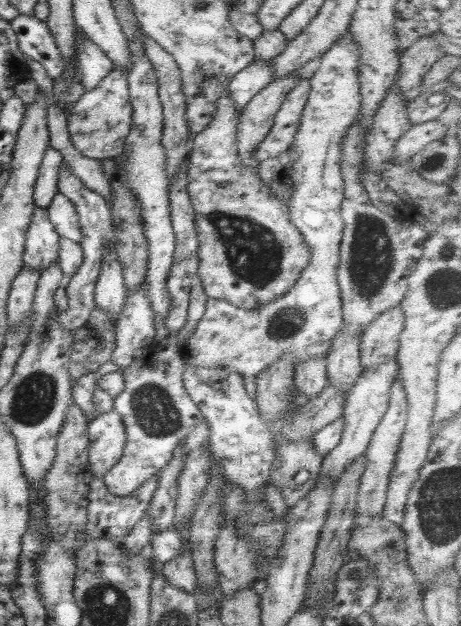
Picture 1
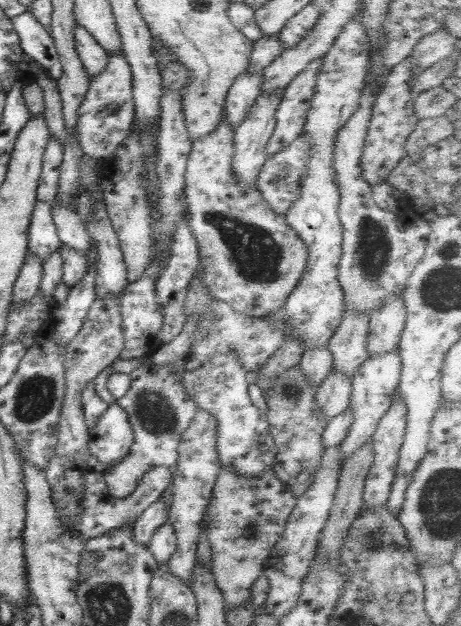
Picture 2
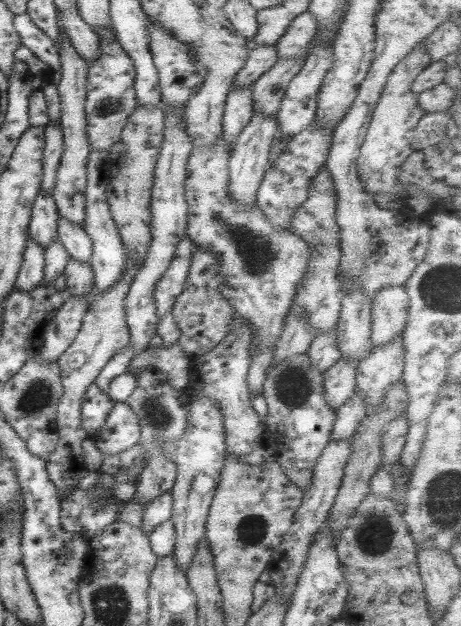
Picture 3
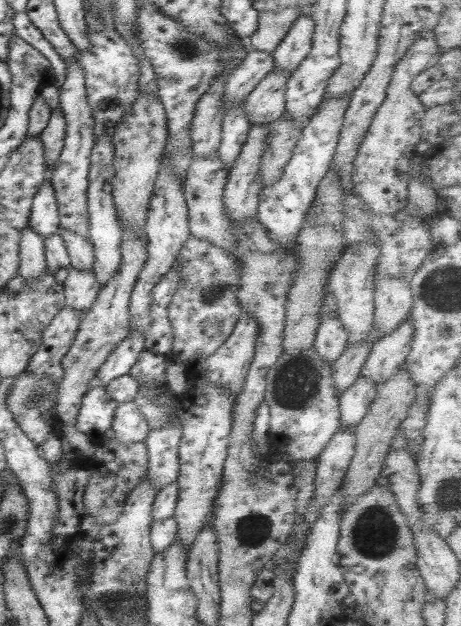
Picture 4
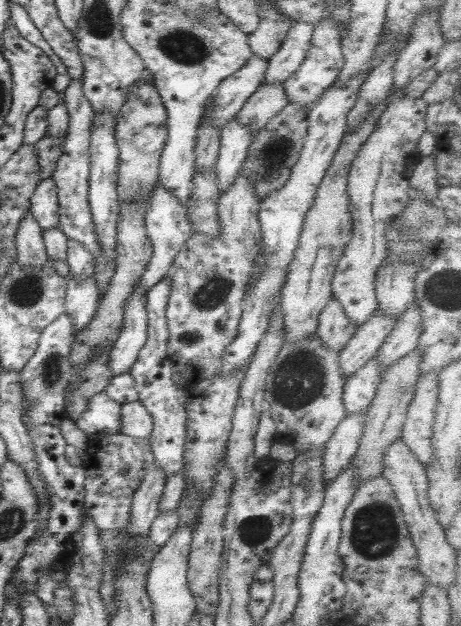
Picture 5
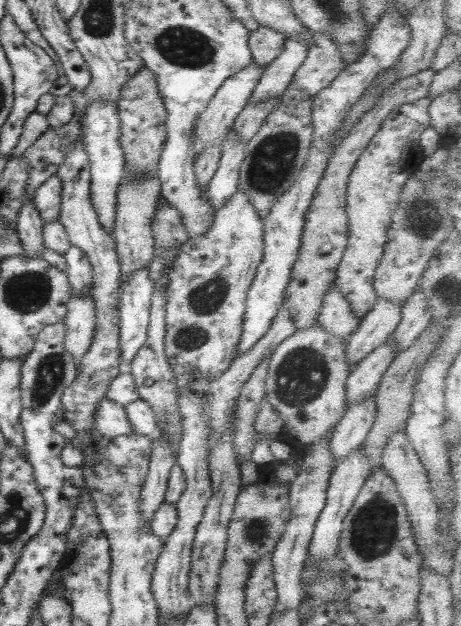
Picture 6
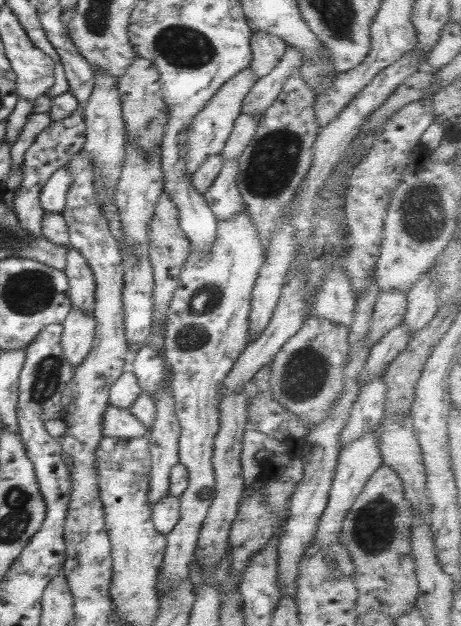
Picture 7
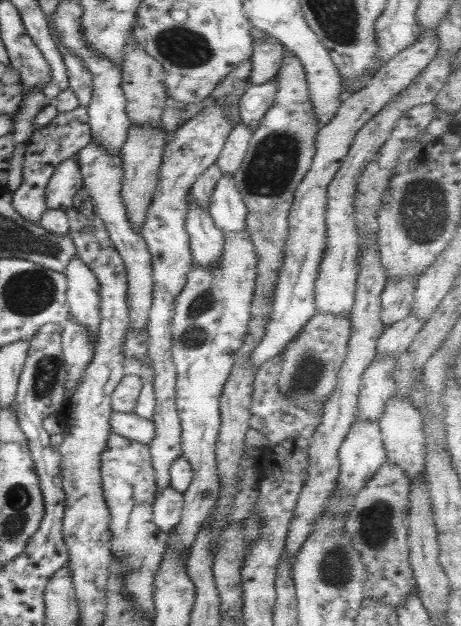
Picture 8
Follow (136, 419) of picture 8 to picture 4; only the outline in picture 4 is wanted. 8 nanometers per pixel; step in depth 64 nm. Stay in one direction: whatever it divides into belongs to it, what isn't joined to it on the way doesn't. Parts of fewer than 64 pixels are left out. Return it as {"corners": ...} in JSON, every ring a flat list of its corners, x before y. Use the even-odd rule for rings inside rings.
{"corners":[[99,384,90,388,81,400,75,427,89,436,106,436,117,406]]}

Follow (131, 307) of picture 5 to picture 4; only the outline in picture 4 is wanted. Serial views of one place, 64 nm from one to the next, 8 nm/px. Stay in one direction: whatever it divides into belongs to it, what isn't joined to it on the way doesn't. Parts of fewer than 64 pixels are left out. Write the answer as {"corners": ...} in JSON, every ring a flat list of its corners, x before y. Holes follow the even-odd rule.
{"corners":[[131,330,127,336,106,359,97,372,98,384,106,389,114,378,129,374,144,348,146,334]]}

